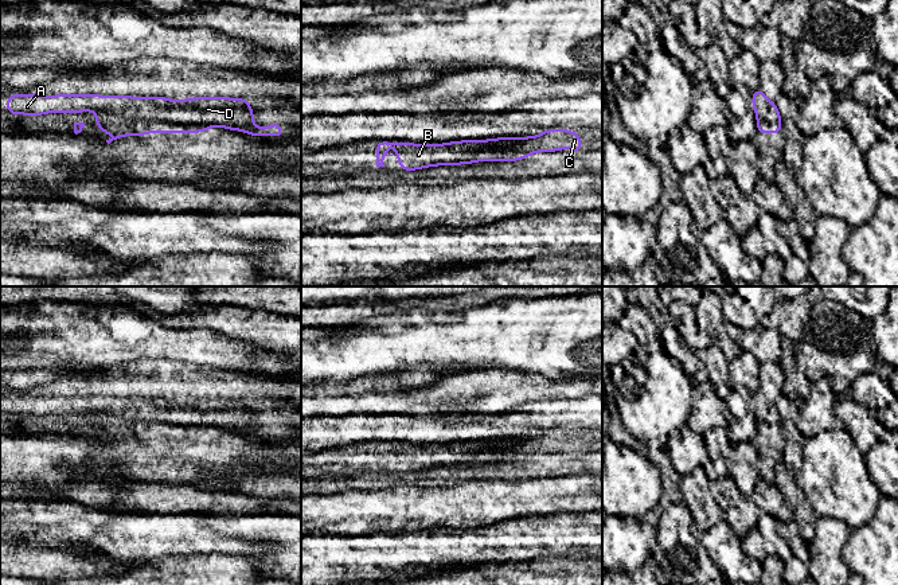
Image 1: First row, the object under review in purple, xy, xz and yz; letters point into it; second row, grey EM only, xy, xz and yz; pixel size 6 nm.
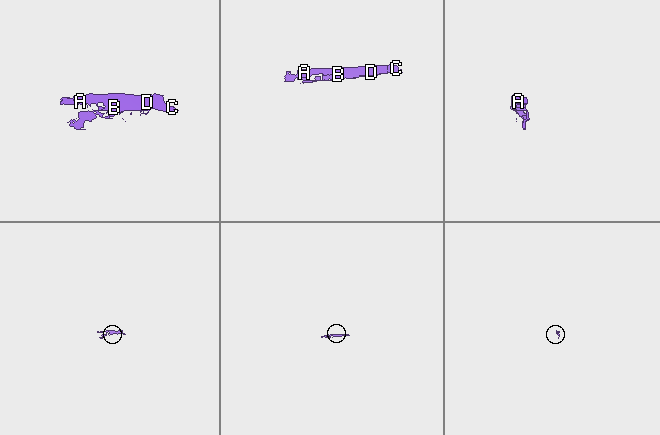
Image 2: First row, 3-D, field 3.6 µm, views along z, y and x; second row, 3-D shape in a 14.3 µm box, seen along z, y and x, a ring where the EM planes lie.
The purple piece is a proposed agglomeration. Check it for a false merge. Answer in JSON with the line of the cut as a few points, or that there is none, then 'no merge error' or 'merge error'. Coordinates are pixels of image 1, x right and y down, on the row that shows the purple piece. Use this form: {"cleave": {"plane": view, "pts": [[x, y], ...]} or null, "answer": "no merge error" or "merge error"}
{"cleave": {"plane": "xy", "pts": [[97, 112], [114, 112], [133, 117], [211, 125]]}, "answer": "merge error"}

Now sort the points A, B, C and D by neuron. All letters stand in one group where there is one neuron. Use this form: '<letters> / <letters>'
A C D / B

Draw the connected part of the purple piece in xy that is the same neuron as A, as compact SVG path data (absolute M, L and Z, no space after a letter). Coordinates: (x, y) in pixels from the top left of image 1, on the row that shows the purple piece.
M9 94L7 113L42 116L46 113L116 113L133 118L151 118L175 124L211 125L242 130L253 137L285 133L280 121L259 128L253 122L254 112L250 101L229 97L194 97L188 100L168 100L167 97L129 97L98 94L32 95Z

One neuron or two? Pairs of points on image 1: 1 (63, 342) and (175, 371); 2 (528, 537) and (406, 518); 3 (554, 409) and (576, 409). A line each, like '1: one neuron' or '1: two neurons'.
1: two neurons
2: two neurons
3: one neuron

